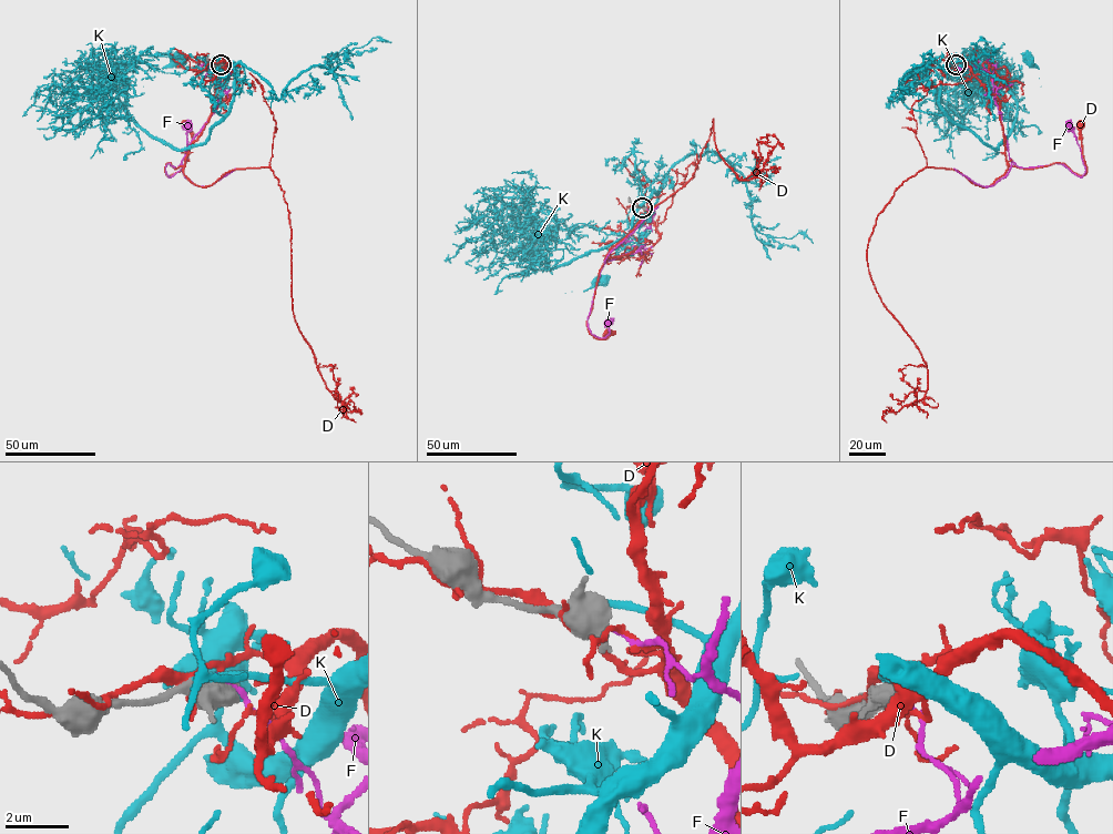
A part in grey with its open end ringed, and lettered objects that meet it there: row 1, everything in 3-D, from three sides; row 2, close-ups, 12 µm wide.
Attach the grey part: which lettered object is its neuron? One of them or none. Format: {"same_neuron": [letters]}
{"same_neuron": ["K"]}

